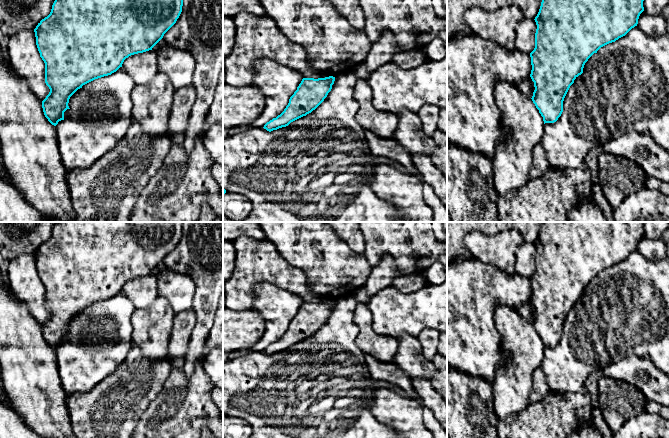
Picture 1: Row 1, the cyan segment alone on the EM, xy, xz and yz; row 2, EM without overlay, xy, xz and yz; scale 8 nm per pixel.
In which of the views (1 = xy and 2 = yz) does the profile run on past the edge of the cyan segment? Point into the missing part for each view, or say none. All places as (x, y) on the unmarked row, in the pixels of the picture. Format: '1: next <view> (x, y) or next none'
1: next none
2: next none

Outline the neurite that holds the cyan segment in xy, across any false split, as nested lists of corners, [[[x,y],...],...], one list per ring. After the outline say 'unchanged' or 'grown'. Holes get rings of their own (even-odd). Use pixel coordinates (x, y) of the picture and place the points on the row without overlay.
[[[56,222],[50,238],[34,253],[36,269],[45,287],[45,307],[50,316],[42,325],[48,345],[56,350],[64,344],[70,321],[83,309],[116,296],[126,282],[152,272],[176,247],[183,222]]] | unchanged

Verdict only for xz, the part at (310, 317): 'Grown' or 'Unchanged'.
Unchanged

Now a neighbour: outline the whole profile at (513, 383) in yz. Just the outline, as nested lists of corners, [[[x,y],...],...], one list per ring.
[[[498,305],[494,312],[495,326],[502,336],[502,347],[510,355],[510,361],[497,369],[492,383],[493,406],[498,420],[521,413],[529,405],[529,395],[533,387],[533,375],[544,357],[543,341],[532,323],[517,310]]]

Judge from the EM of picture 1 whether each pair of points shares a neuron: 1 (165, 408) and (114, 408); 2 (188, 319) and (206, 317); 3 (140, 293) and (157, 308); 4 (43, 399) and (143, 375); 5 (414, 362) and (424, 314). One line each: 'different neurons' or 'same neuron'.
1: different neurons
2: different neurons
3: different neurons
4: different neurons
5: different neurons

